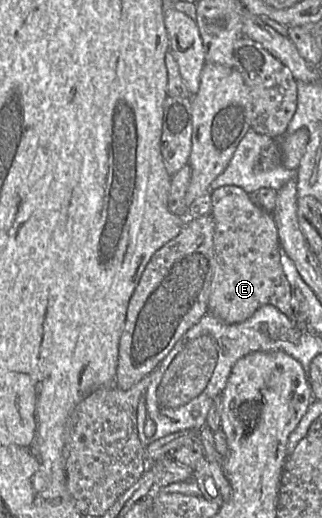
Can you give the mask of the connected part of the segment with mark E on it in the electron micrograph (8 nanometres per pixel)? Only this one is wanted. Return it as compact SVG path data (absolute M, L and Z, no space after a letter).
M226 185L223 187L218 187L214 190L210 190L211 202L212 202L212 212L211 216L214 220L214 237L213 237L213 274L211 286L209 289L208 297L208 311L213 314L215 317L220 319L226 324L237 324L242 323L248 318L250 318L255 311L263 305L273 305L277 309L281 310L284 314L293 319L296 324L296 316L291 314L290 309L290 300L291 300L291 286L285 275L283 265L281 262L281 248L278 238L278 230L276 223L270 212L266 212L259 206L256 206L249 196L249 194L244 191L242 188L235 185Z

